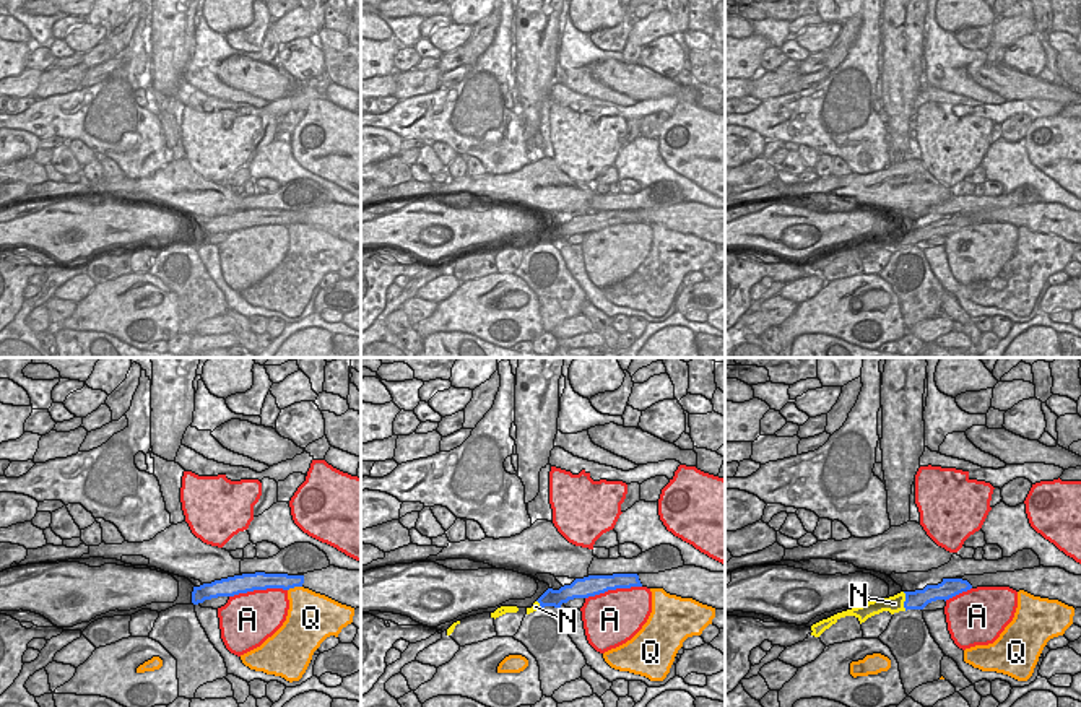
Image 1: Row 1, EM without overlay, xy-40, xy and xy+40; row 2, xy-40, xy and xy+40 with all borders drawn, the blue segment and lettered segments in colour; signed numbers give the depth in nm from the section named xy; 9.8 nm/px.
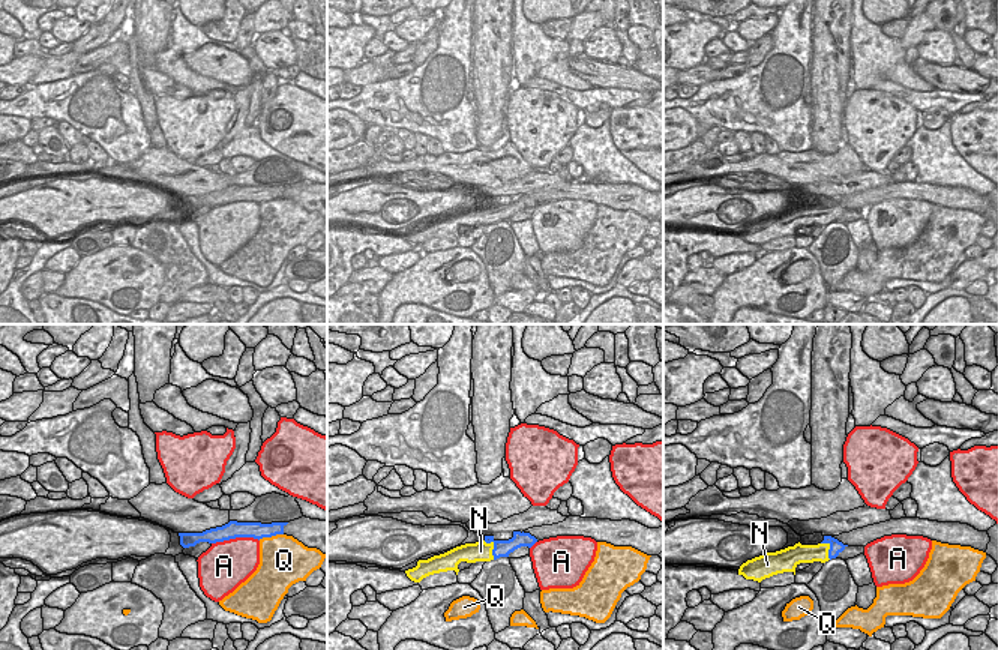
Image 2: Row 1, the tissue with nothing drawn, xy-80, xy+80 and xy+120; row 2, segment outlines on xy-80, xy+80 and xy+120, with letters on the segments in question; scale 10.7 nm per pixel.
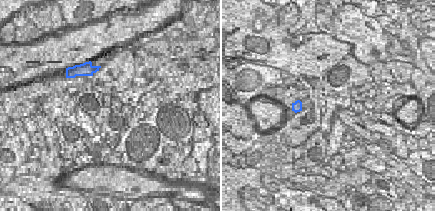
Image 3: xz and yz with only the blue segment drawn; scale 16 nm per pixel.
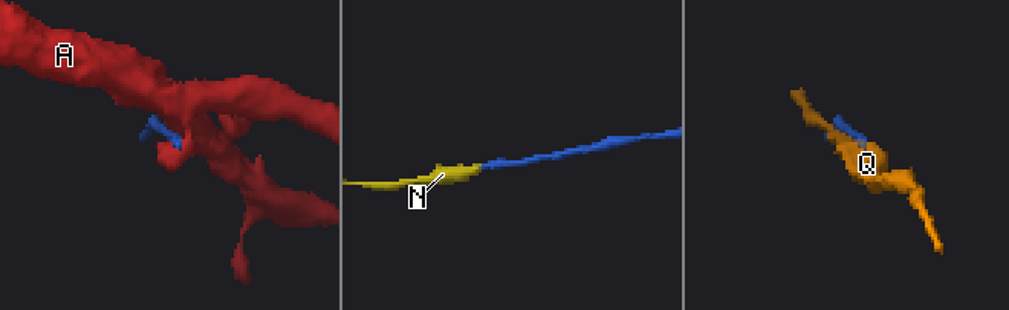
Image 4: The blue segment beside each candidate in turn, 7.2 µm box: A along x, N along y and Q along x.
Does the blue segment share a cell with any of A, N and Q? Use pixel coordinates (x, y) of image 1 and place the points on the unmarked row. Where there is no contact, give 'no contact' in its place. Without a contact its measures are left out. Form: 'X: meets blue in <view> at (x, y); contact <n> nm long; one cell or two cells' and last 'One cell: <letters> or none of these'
A: meets blue in xy-40 at (257, 225); contact 600 nm long; two cells
N: meets blue in xy+40 at (904, 238); contact 190 nm long; one cell
Q: meets blue in xy-40 at (295, 221); contact 150 nm long; two cells
One cell: N

